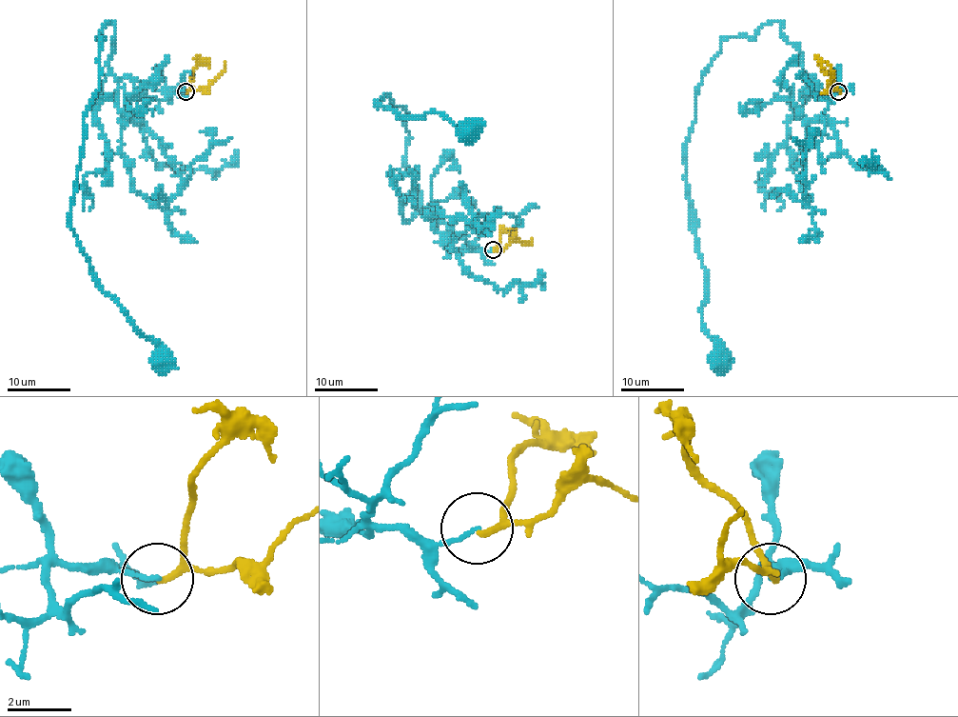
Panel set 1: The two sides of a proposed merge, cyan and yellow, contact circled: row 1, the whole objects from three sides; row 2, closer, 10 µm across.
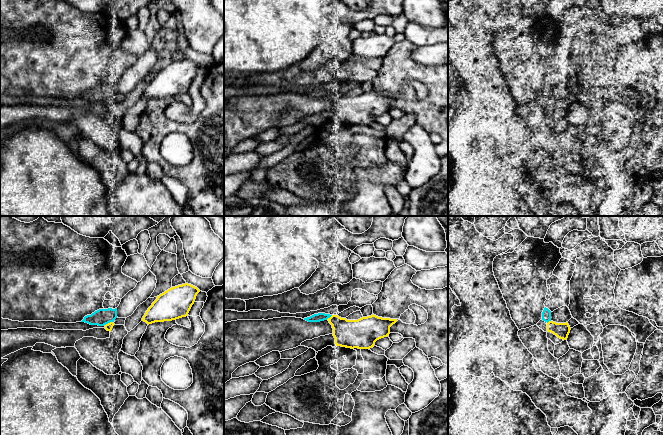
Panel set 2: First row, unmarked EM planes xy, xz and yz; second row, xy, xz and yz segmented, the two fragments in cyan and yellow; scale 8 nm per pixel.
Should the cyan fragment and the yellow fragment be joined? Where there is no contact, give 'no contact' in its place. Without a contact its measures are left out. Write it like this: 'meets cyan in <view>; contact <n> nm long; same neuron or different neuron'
meets cyan in xy; contact 70 nm long; different neuron

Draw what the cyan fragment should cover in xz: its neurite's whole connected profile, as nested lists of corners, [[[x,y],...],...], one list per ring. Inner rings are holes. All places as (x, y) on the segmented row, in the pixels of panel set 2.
[[[318,313],[318,314],[314,314],[310,317],[304,318],[304,320],[306,320],[308,322],[320,322],[320,321],[327,320],[331,316],[332,315],[330,315],[330,314]]]

